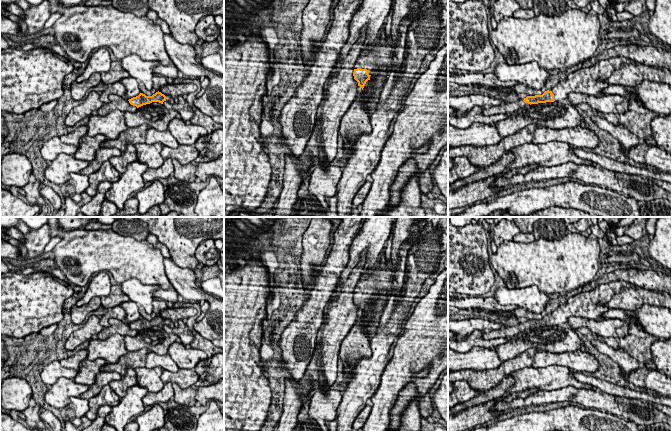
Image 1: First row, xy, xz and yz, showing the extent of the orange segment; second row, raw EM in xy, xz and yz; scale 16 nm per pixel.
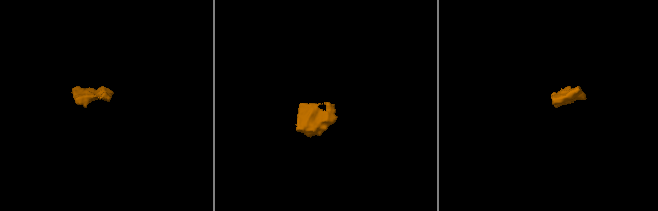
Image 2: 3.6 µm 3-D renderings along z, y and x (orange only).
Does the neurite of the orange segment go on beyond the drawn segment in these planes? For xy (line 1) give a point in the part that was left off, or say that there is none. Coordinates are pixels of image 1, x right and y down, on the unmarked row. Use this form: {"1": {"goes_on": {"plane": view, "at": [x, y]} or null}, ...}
{"1": {"goes_on": null}}

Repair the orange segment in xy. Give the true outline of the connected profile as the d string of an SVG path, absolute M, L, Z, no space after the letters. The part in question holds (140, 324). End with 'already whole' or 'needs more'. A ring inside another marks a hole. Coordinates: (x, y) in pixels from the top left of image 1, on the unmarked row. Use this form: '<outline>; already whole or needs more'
M159 315L153 318L152 320L146 320L143 317L140 317L138 320L133 321L128 325L131 329L139 332L143 329L150 328L152 326L159 326L163 328L163 326L166 325L166 320Z; already whole

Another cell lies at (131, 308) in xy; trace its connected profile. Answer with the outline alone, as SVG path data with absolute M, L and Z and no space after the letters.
M129 300L127 302L121 303L120 306L125 310L125 319L128 323L136 321L141 317L139 313L139 306L135 302Z

